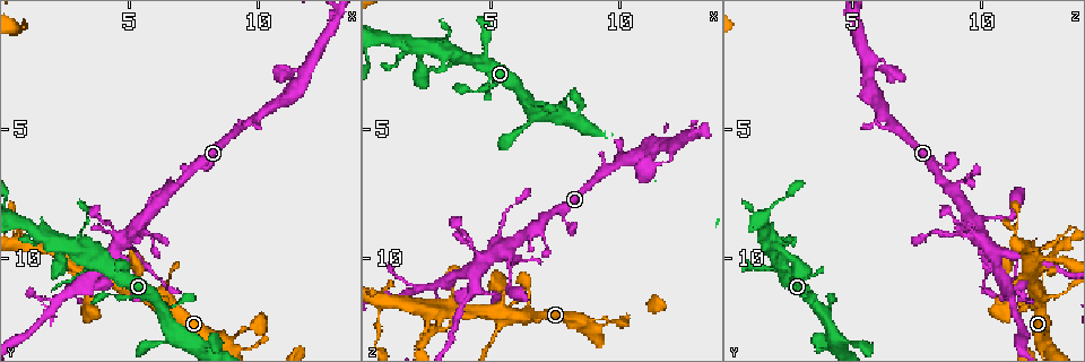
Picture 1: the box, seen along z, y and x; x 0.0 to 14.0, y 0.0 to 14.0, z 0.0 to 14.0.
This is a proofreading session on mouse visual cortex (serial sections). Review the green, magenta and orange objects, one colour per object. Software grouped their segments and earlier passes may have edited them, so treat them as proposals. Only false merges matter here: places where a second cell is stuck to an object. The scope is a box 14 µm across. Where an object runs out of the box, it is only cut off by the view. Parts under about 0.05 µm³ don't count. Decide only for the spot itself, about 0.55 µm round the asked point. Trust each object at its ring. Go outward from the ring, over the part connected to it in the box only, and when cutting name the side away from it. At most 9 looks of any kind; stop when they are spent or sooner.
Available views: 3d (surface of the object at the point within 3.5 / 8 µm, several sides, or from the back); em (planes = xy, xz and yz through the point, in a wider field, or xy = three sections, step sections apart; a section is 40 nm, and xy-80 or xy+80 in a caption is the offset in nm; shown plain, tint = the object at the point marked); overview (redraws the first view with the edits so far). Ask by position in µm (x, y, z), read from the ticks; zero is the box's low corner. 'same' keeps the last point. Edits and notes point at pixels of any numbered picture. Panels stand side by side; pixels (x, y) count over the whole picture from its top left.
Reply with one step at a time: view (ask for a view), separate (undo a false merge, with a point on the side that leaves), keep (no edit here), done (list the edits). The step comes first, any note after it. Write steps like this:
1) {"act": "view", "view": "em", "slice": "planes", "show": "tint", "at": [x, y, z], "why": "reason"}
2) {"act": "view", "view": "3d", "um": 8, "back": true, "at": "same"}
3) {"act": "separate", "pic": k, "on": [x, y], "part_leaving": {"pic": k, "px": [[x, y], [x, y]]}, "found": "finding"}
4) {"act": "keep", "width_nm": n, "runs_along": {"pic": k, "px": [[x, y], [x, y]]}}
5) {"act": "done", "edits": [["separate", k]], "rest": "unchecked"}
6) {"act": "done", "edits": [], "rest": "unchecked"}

{"act": "view", "view": "3d", "um": 3.5, "at": [6.7, 12.0, 4.2], "why": "sharp bend"}

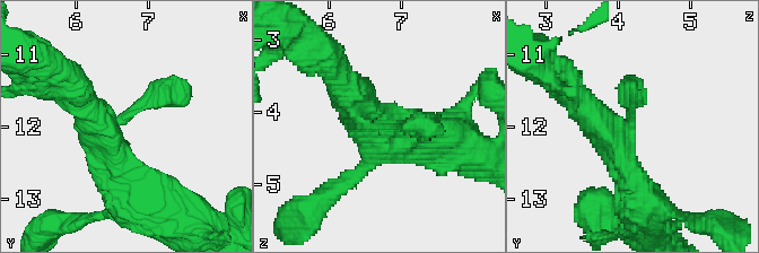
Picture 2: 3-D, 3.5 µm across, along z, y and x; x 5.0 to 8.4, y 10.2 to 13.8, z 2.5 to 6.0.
{"act": "view", "view": "em", "slice": "xy", "step": 3, "show": "tint", "at": [6.65, 11.85, 4.20]}

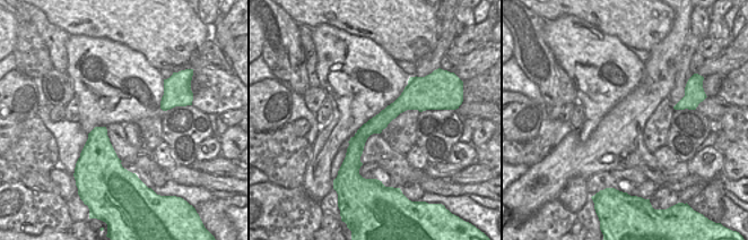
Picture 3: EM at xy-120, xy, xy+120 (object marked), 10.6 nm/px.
{"act": "keep", "found": "all the same cell"}

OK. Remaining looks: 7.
{"act": "view", "view": "em", "slice": "xy", "step": 3, "show": "tint", "at": [4.5, 9.2, 10.0], "why": "four or more arms meet"}

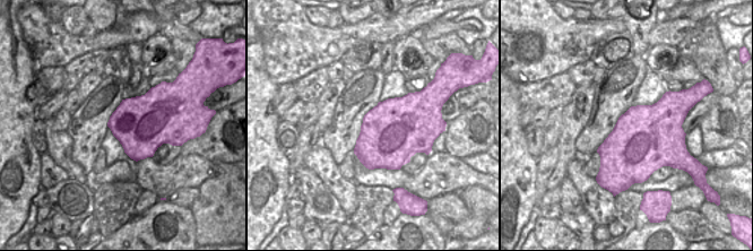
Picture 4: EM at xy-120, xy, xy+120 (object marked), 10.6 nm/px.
{"act": "view", "view": "3d", "um": 3.5, "at": "same", "why": "wider look"}

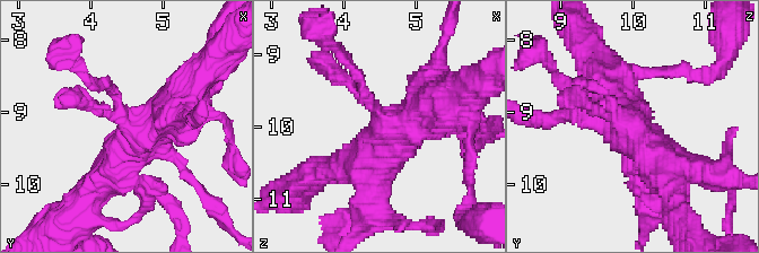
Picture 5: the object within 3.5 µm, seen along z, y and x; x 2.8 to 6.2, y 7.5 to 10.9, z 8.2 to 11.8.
{"act": "keep", "runs_along": {"pic": 5, "px": [[194, 80], [177, 105], [97, 184]]}, "found": "one cell here"}

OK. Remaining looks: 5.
{"act": "view", "view": "3d", "um": 3.5, "at": [11.3, 2.7, 6.4], "why": "branch point"}

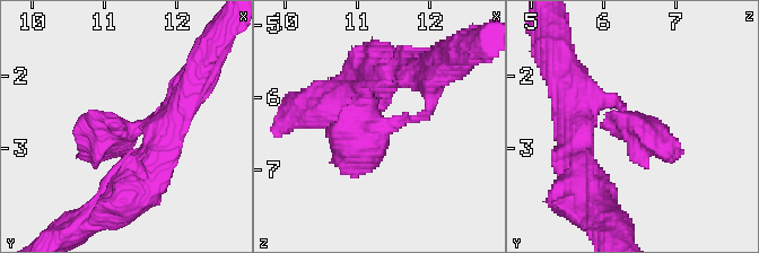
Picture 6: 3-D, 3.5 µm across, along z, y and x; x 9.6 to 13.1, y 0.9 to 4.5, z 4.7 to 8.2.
{"act": "view", "view": "em", "slice": "xy", "step": 5, "show": "tint", "at": [11.40, 2.75, 6.40], "why": "now the EM"}

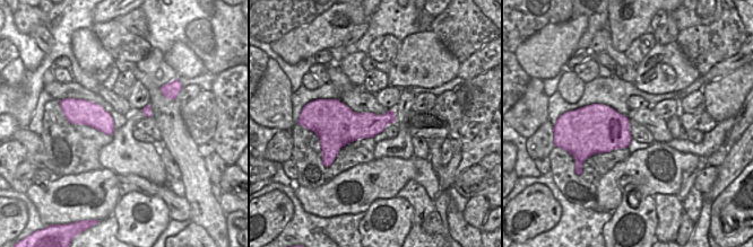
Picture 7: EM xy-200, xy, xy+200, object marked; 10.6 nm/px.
{"act": "keep", "found": "continuous, no second cell"}

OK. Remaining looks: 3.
{"act": "view", "view": "3d", "um": 3.5, "at": [2.4, 10.1, 12.3], "why": "small branch off a trunk"}

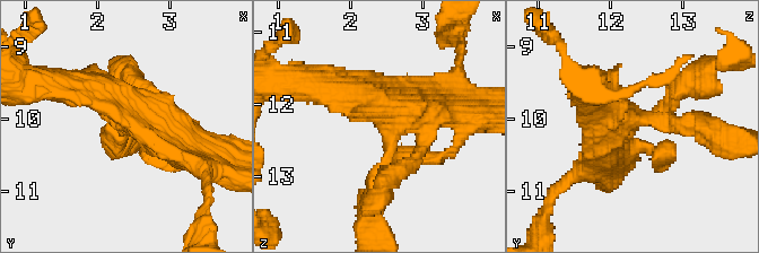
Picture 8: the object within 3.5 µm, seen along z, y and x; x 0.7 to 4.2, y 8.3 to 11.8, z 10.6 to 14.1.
{"act": "view", "view": "em", "slice": "planes", "show": "tint", "at": [2.50, 10.00, 12.35], "why": "need the tissue"}

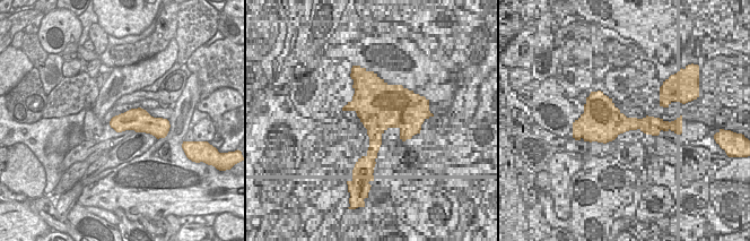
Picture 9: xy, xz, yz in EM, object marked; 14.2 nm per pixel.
{"act": "view", "view": "em", "slice": "xy", "step": 5, "show": "tint", "at": "same", "why": "cut it another way"}

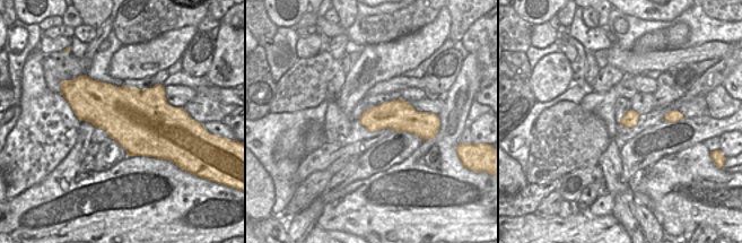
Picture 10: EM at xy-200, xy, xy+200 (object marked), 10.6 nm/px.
{"act": "keep", "arms": 4, "runs_along": {"pic": 8, "px": [[204, 154], [111, 95], [76, 88]]}, "found": "continuous, no second cell"}

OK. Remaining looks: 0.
{"act": "done", "edits": [], "rest": "unchecked"}

